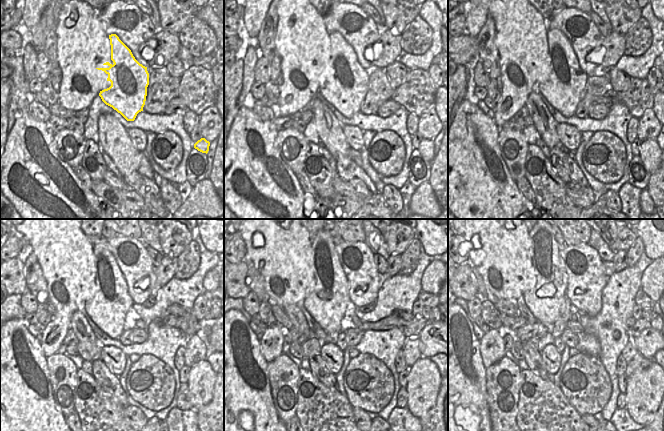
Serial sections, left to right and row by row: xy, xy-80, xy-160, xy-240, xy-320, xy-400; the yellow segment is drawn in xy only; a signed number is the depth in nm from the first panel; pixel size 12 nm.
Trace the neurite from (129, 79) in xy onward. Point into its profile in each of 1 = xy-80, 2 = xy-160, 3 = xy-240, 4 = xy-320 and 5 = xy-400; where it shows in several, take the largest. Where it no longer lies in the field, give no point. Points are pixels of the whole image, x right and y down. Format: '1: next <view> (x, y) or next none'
1: next xy-80 (351, 81)
2: next xy-160 (565, 89)
3: next xy-240 (108, 308)
4: next xy-320 (327, 304)
5: next xy-400 (544, 302)

